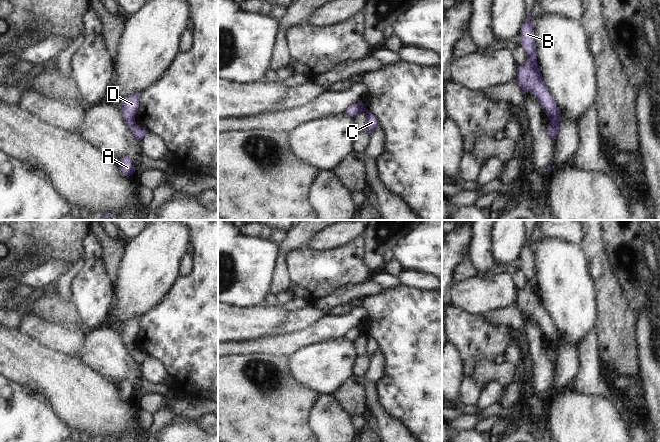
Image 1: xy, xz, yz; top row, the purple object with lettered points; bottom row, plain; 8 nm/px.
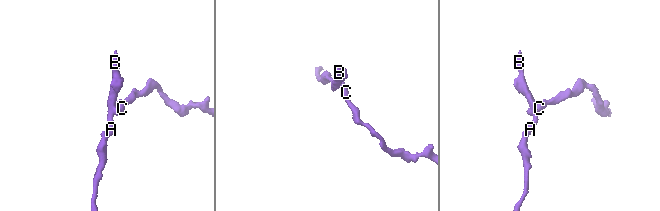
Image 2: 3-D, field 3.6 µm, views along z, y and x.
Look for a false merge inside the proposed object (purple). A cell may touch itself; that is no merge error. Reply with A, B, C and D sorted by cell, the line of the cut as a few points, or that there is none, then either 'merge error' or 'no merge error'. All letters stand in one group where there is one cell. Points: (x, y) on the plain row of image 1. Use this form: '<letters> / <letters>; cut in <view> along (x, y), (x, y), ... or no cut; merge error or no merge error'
A B D / C; cut in yz along (549, 348), (558, 356); merge error

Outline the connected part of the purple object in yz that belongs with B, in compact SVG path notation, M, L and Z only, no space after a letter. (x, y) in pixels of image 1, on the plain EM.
M528 234L526 243L521 250L521 270L527 278L524 288L517 292L517 306L525 316L531 316L539 325L543 336L550 344L549 349L554 350L559 357L559 343L561 336L551 317L545 310L543 301L537 289L537 275L535 271L534 246L530 244L531 236Z

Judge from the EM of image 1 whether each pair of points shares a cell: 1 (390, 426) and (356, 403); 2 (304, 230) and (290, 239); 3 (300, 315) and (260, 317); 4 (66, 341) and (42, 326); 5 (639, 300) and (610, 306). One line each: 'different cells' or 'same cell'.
1: different cells
2: same cell
3: different cells
4: same cell
5: different cells

